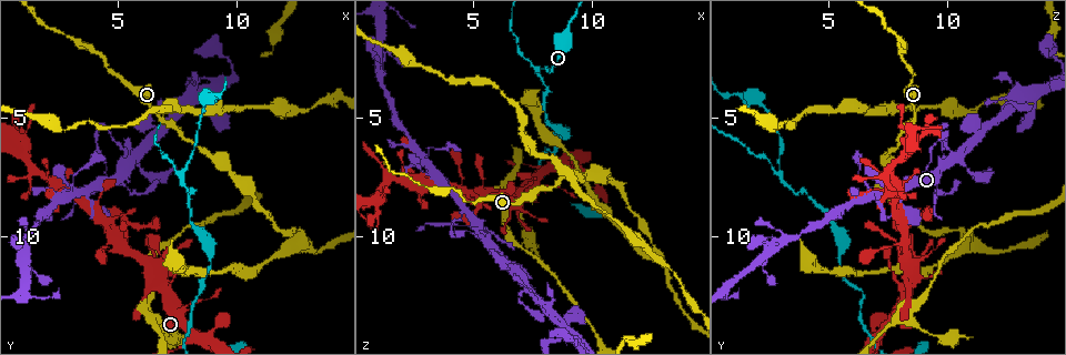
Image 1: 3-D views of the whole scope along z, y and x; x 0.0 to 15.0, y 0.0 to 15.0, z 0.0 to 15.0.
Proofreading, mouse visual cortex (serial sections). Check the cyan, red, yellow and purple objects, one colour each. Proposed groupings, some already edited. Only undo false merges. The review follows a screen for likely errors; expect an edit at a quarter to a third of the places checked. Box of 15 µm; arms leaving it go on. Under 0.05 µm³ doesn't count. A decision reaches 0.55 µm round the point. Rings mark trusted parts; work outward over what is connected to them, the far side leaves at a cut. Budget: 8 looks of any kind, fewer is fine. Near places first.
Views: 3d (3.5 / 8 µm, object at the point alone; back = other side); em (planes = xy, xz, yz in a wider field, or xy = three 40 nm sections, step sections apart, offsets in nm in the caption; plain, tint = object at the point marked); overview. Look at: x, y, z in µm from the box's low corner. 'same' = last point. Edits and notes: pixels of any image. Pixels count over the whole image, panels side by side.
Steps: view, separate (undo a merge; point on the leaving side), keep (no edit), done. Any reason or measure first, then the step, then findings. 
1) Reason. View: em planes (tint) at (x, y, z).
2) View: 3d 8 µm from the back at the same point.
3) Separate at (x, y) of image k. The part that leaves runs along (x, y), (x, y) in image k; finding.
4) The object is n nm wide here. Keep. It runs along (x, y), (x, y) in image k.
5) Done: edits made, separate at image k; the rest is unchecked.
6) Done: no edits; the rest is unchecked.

Sharp bend. View: 3d 8 µm at (5.5, 9.6, 8.4).

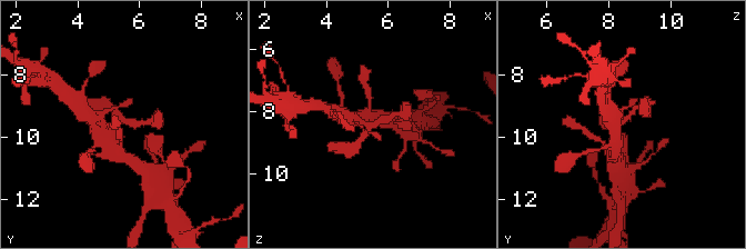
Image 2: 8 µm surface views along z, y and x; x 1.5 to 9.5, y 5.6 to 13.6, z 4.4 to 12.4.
Now the EM. View: em xy step 3 (tint) at (5.5, 9.5, 8.5).

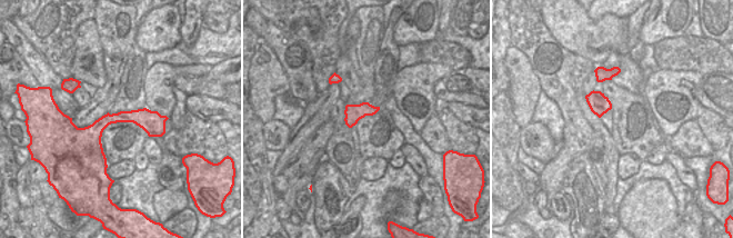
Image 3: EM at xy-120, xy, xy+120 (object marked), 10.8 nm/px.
Keep. Continuous, no second cell.

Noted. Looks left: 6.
Three arms meet. View: em xy step 3 (tint) at (7.7, 7.3, 2.9).

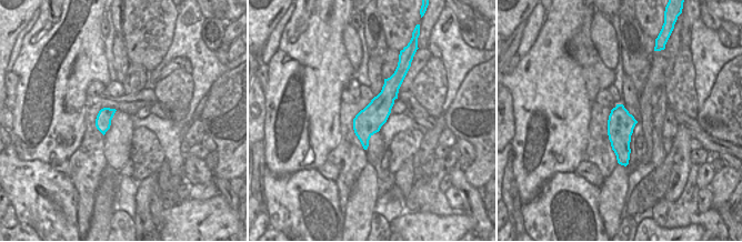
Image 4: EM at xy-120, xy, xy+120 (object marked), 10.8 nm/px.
Wider look. View: 3d 3.5 µm at the same point.

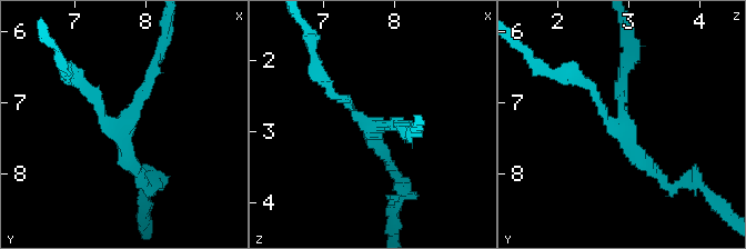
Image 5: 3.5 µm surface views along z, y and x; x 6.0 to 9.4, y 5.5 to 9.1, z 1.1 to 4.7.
Keep. It runs along (397, 77), (364, 125), (364, 143) in image 4; continuous, no second cell.

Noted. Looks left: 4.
Two arms in line, one across. View: 3d 8 µm at (7.9, 4.3, 13.0).

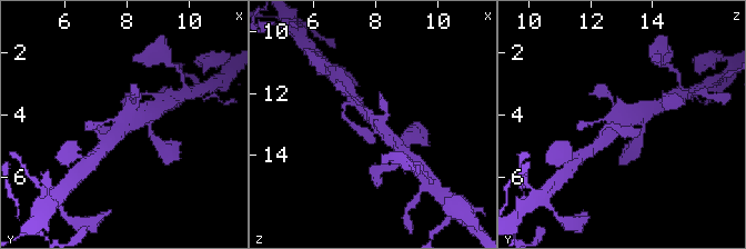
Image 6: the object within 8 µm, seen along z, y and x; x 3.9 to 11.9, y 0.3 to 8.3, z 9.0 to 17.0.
Need the tissue. View: em xy step 3 (tint) at (7.9, 4.3, 12.9).

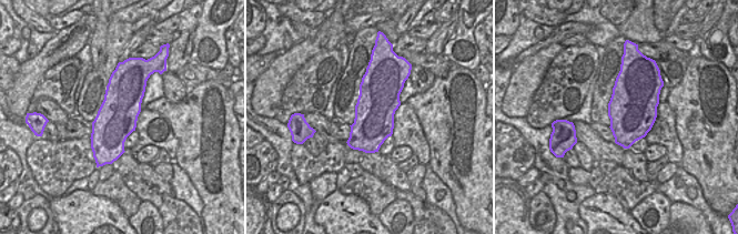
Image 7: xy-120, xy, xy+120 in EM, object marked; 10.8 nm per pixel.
The object is 440 nm wide here. Keep. It runs along (358, 102), (362, 110), (395, 143) in image 6; one cell here.

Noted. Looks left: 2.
Thin neck. View: 3d 8 µm at (12.5, 10.0, 10.9).

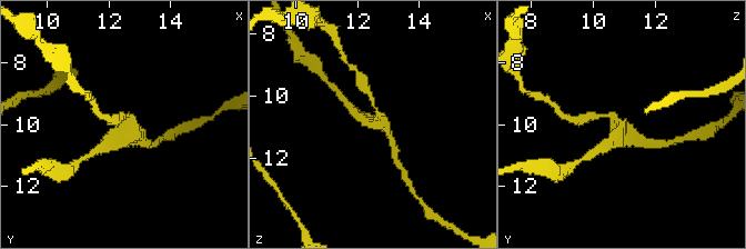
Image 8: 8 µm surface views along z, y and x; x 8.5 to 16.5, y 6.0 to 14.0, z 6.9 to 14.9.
Now the EM. View: em xy step 3 (tint) at (12.6, 10.0, 10.8).

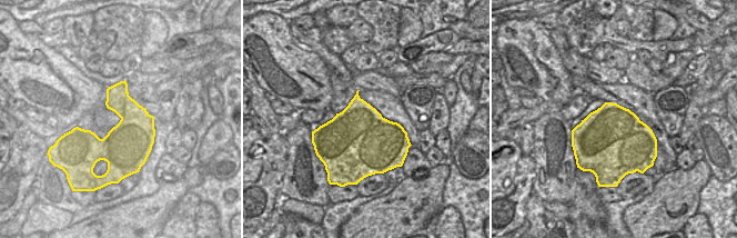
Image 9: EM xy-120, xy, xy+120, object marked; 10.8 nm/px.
The object is 700 nm wide here. Keep. It runs along (122, 116), (104, 146) in image 8; all the same cell.

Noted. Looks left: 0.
Done: no edits; the rest is unchecked.

